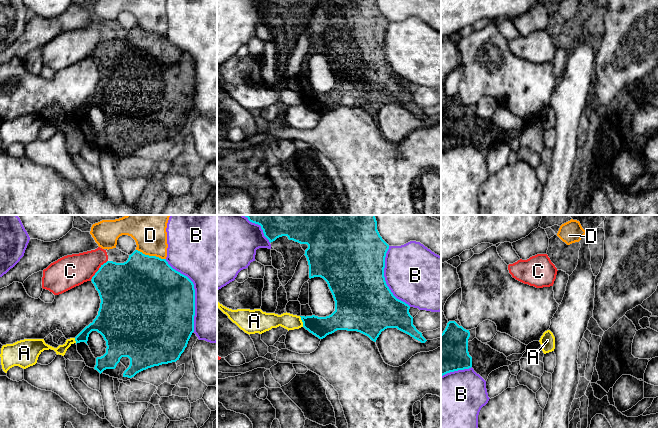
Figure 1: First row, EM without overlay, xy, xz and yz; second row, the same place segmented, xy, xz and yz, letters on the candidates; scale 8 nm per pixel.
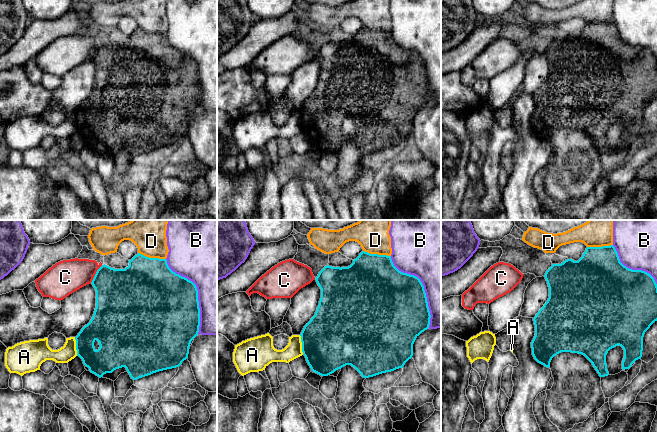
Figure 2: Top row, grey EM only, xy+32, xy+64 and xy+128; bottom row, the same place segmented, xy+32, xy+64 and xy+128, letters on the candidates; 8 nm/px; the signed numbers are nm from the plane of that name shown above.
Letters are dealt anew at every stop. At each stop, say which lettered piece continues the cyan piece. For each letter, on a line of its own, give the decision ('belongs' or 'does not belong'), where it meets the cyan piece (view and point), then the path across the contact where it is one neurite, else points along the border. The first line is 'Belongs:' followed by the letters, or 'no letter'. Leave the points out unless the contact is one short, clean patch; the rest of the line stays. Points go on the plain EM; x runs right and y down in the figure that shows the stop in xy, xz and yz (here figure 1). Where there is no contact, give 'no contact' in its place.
Belongs: no letter
A: does not belong | xz (302, 97) | along xz (299, 92), (303, 102)
B: does not belong | xy (194, 69)
C: does not belong | xy (98, 46)
D: does not belong | xy (151, 32) | along xy (136, 25), (145, 30), (165, 35)

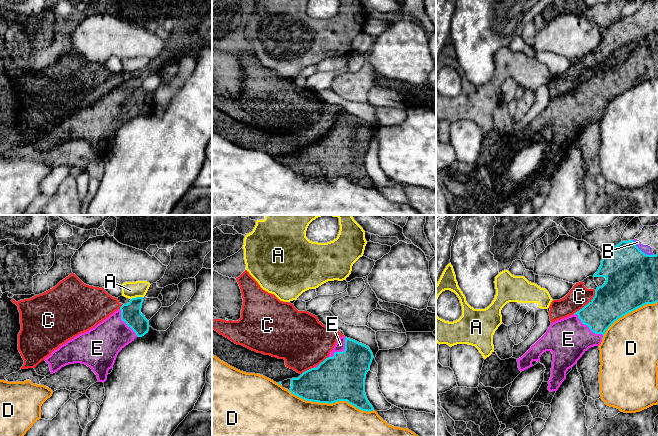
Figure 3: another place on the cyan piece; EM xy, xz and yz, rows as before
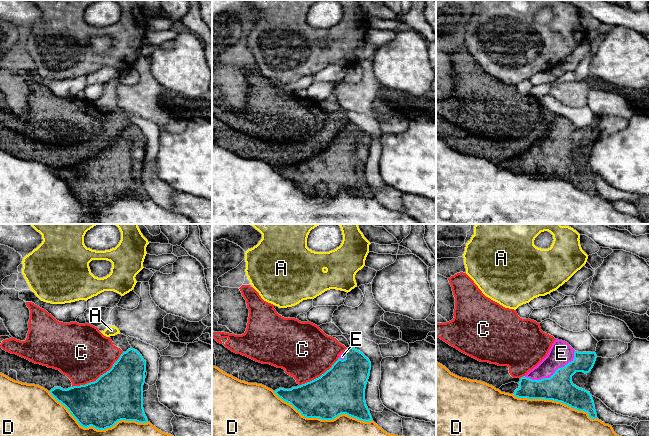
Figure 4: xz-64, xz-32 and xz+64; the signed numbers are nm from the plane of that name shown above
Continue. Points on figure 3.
Belongs: E
A: does not belong | xy (136, 73) | along xy (142, 72), (136, 72), (131, 75)
B: does not belong | yz (641, 27)
C: does not belong | yz (587, 80)
D: does not belong | xz (331, 179)
E: belongs | yz (588, 102)

